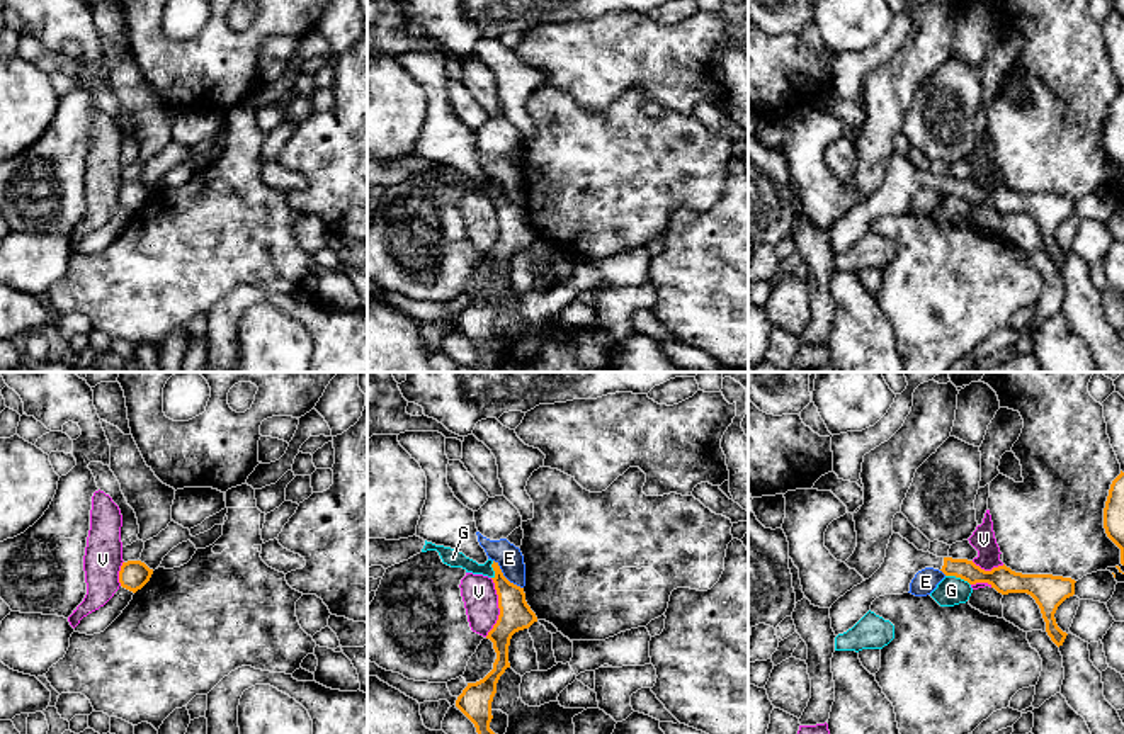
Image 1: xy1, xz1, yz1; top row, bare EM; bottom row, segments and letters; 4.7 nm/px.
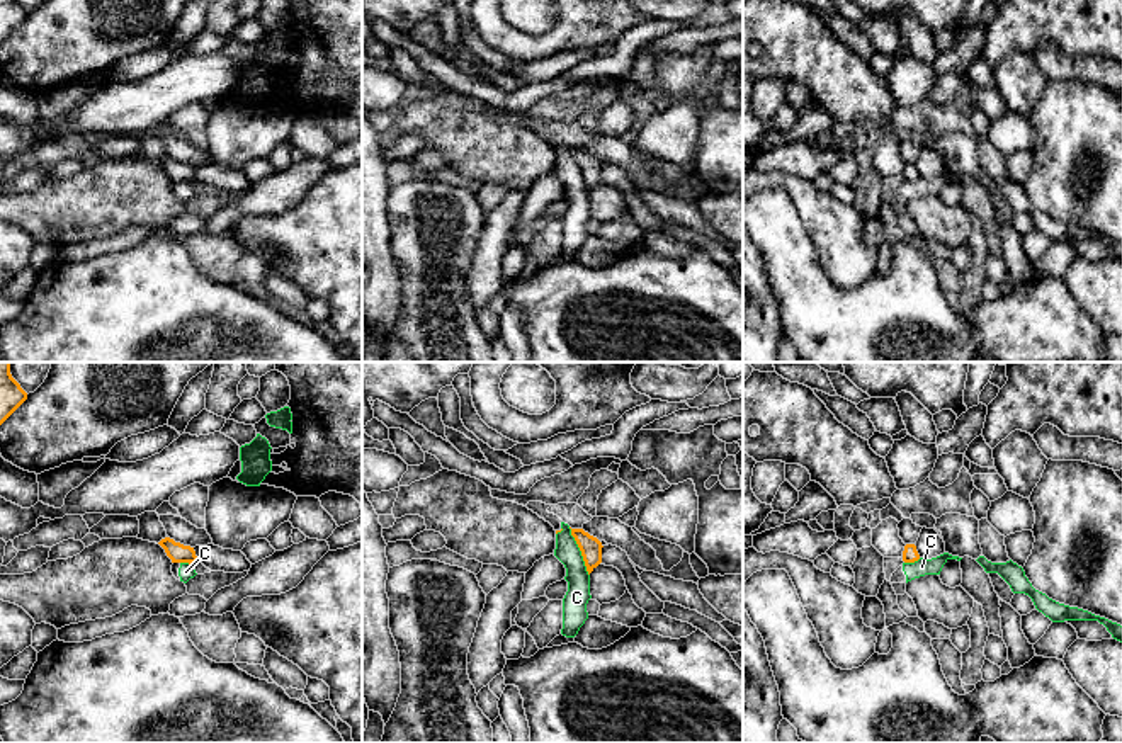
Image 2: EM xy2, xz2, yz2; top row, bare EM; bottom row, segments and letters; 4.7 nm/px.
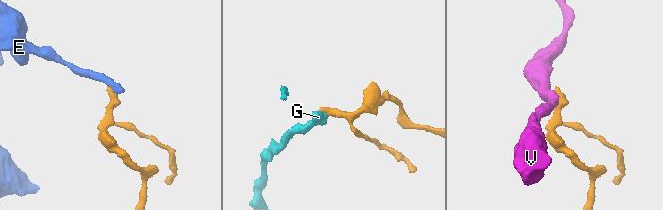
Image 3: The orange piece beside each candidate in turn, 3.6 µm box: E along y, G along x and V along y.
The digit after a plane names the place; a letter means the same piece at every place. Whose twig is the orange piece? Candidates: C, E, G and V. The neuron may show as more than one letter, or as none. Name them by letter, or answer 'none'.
none

